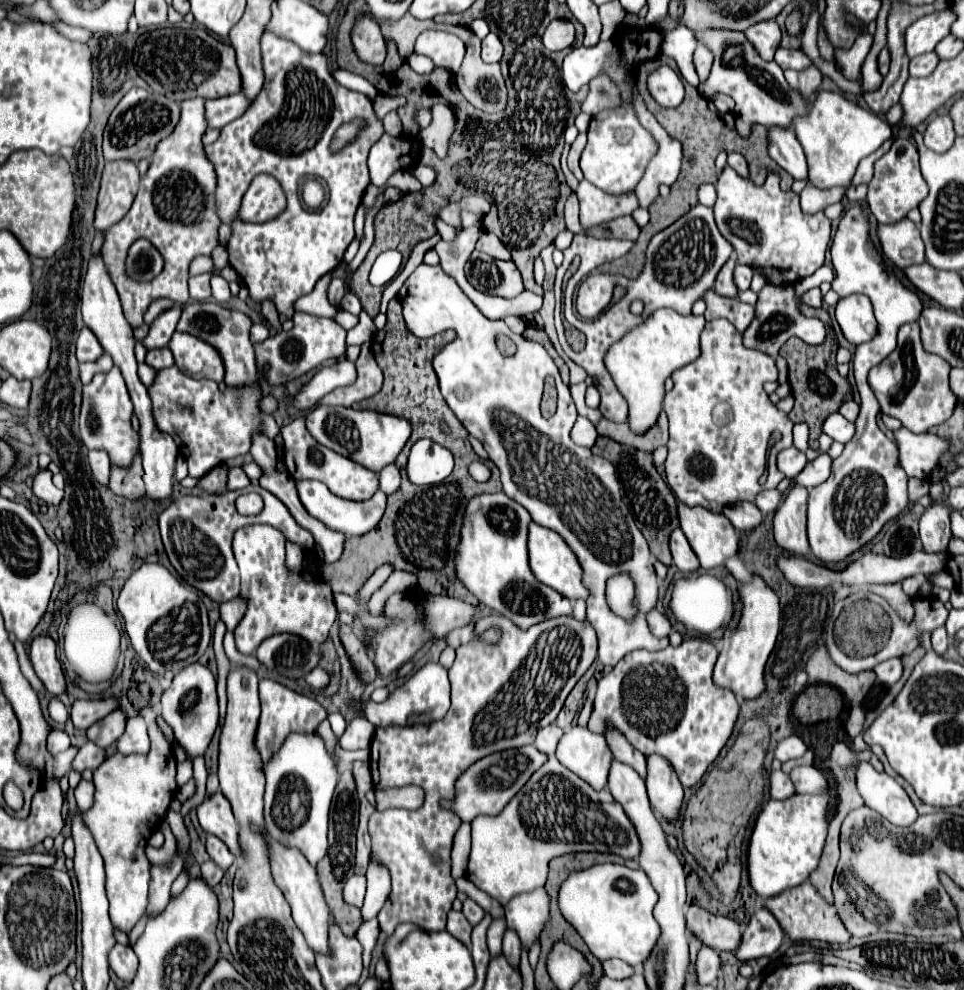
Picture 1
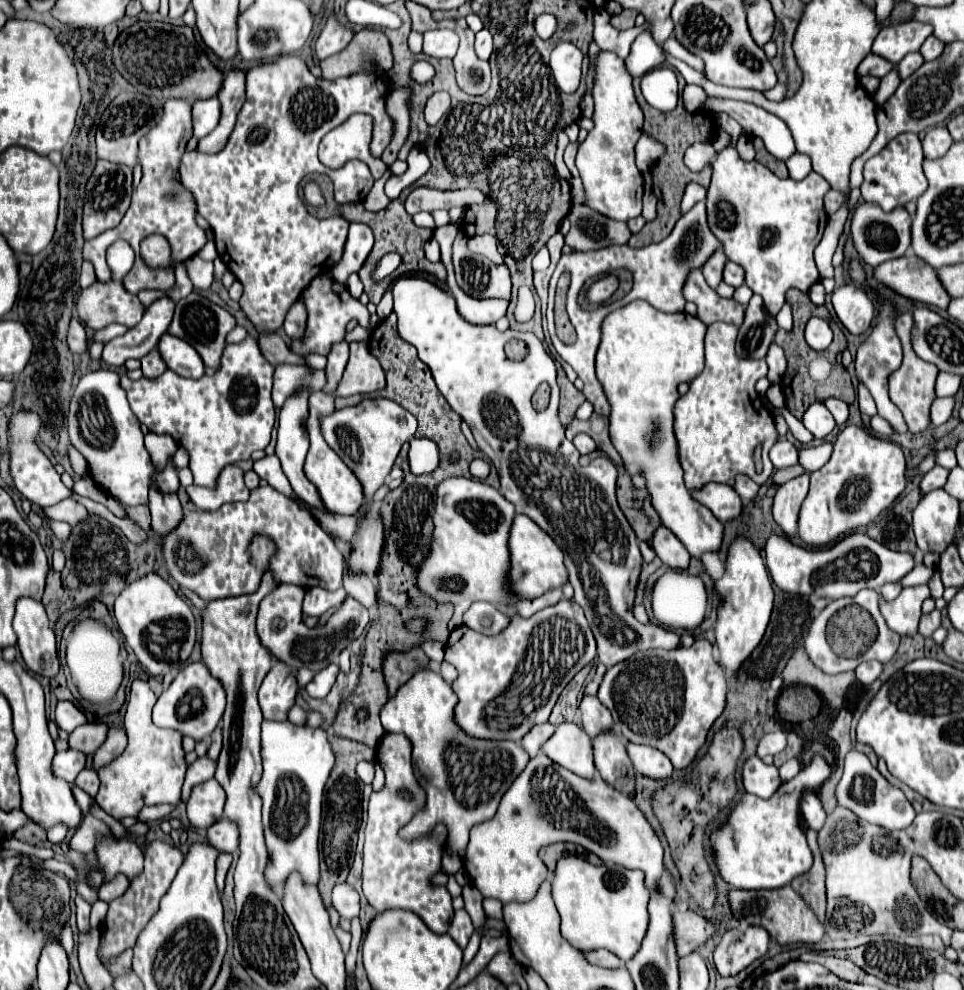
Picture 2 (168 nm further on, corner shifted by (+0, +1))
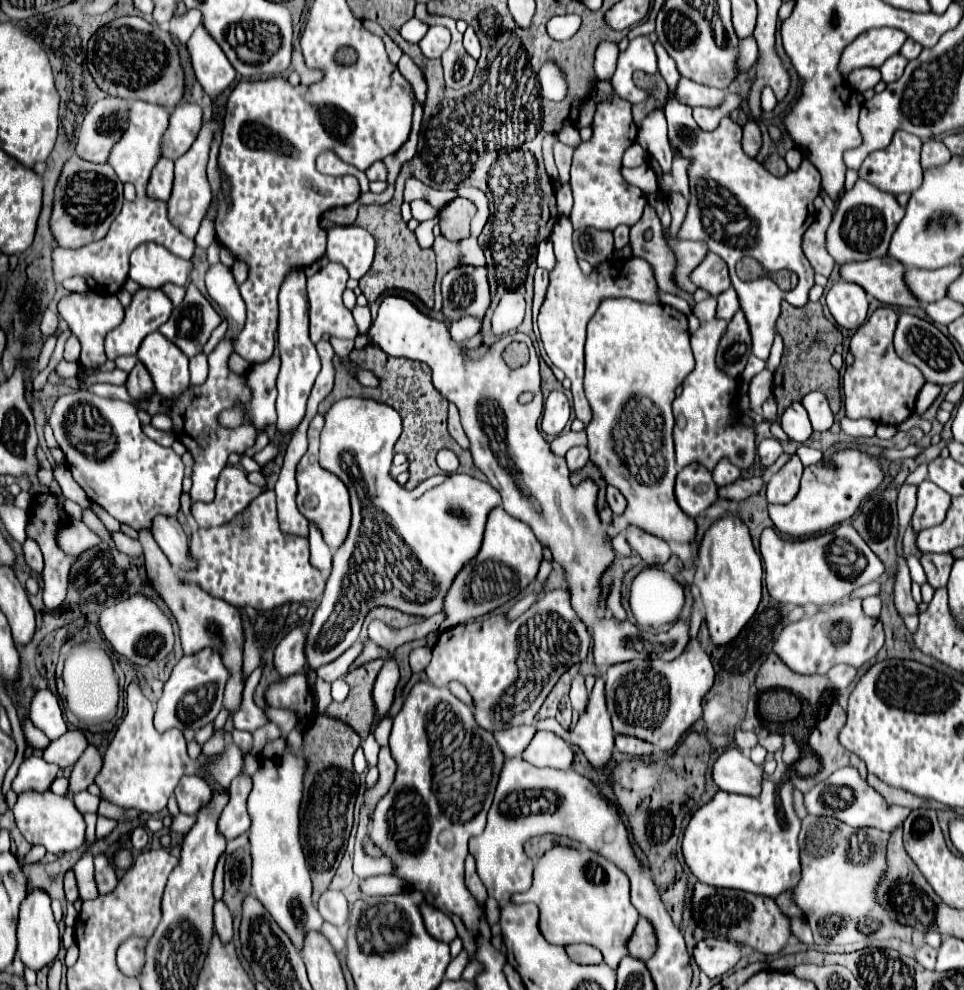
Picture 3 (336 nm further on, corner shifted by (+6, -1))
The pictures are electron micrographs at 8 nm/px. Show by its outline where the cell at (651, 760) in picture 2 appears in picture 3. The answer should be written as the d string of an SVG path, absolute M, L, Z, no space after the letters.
M616 734L616 748L622 754L630 754L630 756L650 756L654 752L654 746L650 742L644 742L640 738L632 738L632 736L620 736Z

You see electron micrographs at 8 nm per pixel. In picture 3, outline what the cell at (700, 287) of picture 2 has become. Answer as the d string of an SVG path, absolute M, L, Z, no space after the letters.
M650 204L644 208L642 218L630 228L630 246L632 246L634 256L644 258L652 266L658 288L662 288L664 292L672 292L676 296L686 298L690 308L694 308L692 294L678 290L676 284L672 282L672 272L674 272L676 260L674 260L670 244L666 242L666 238L662 234L660 220Z

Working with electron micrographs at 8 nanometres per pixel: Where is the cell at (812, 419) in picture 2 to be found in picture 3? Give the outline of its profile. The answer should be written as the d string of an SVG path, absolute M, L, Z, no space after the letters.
M794 402L784 410L784 414L780 416L780 426L786 432L786 436L794 442L804 442L812 434L810 418L800 402Z

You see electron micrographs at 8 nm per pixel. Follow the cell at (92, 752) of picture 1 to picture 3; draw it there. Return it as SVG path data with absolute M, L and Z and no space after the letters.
M30 756L20 764L18 774L12 780L12 790L16 794L22 794L24 790L36 790L36 792L48 790L58 770L60 770L58 766L44 762L40 756Z

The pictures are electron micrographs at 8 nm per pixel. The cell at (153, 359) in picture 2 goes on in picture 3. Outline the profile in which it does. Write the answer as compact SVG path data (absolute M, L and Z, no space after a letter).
M136 362L136 366L132 368L132 372L128 374L128 380L126 380L124 386L126 386L128 394L132 396L132 400L136 404L142 402L142 400L146 400L146 398L150 398L154 394L152 378L150 378L148 370L140 362Z

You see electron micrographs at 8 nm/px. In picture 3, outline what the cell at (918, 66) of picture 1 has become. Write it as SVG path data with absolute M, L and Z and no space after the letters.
M896 54L896 56L888 58L888 60L884 62L884 66L880 66L882 80L884 80L886 84L888 84L888 82L894 82L894 80L898 80L898 78L902 76L902 72L904 72L906 64L908 64L908 60L906 60L904 56L900 56L900 54Z

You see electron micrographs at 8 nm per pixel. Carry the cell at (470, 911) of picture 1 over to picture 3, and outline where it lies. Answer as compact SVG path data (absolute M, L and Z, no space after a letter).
M468 854L468 858L466 858L466 886L480 904L486 902L486 890L484 890L484 884L480 882L480 878L476 874L476 862L474 862L472 854Z

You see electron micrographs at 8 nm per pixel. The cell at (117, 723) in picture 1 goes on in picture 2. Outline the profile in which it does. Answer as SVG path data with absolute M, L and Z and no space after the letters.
M88 722L84 726L78 726L70 734L70 748L82 750L84 754L94 754L96 748L106 740L108 726L104 722Z

